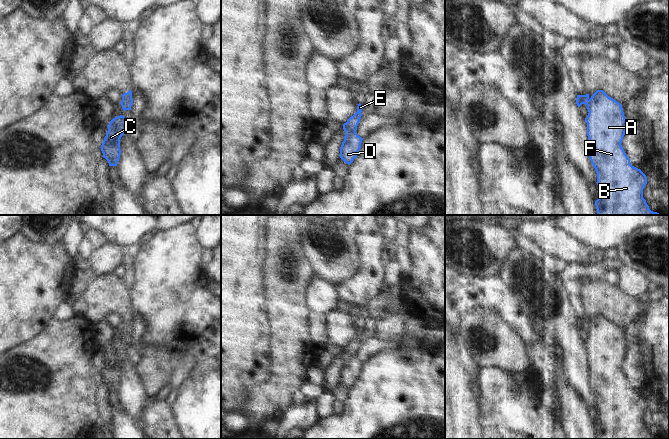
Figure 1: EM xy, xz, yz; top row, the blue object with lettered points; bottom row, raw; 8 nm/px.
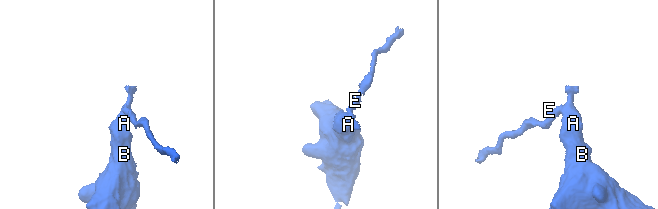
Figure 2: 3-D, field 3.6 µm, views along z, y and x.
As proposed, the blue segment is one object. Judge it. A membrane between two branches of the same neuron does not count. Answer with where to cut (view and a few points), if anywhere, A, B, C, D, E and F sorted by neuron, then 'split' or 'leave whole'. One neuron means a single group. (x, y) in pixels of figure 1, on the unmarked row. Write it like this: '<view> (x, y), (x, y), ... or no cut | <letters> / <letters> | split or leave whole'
xz (345, 356), (355, 357) | A B C D F / E | split

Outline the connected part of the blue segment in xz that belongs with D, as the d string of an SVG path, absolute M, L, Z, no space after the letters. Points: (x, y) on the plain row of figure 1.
M345 357L344 365L340 371L340 382L350 389L357 381L357 377L361 372L363 362L357 357Z

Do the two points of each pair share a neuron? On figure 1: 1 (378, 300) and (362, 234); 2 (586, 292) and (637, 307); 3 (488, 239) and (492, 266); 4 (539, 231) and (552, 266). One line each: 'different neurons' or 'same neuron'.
1: different neurons
2: same neuron
3: same neuron
4: different neurons

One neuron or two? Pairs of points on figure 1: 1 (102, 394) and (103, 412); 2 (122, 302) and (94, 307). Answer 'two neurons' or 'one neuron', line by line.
1: one neuron
2: one neuron

